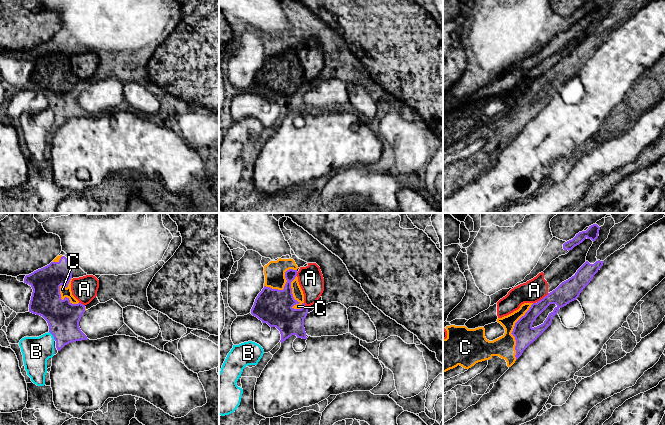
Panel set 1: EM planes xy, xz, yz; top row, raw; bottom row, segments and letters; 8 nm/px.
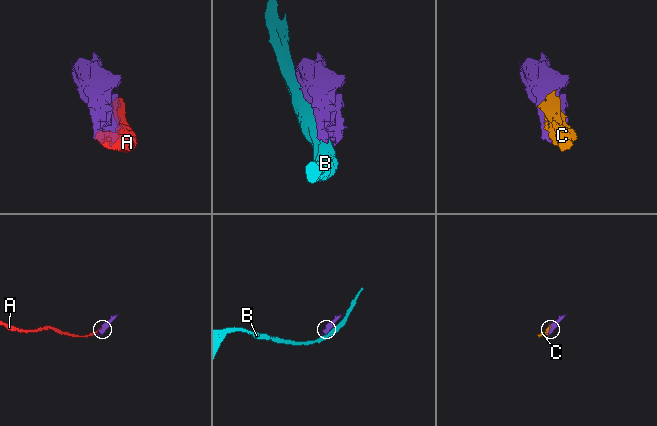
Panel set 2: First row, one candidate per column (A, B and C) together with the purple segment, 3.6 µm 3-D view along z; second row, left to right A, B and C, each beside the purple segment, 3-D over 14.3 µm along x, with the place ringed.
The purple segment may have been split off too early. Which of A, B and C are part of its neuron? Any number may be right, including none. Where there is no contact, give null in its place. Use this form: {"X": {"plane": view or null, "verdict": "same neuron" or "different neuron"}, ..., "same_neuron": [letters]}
{"A": {"plane": "yz", "verdict": "different neuron"}, "B": {"plane": "xy", "verdict": "different neuron"}, "C": {"plane": "yz", "verdict": "same neuron"}, "same_neuron": ["C"]}

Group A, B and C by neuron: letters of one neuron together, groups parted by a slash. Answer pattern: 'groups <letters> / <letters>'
groups A / B / C

